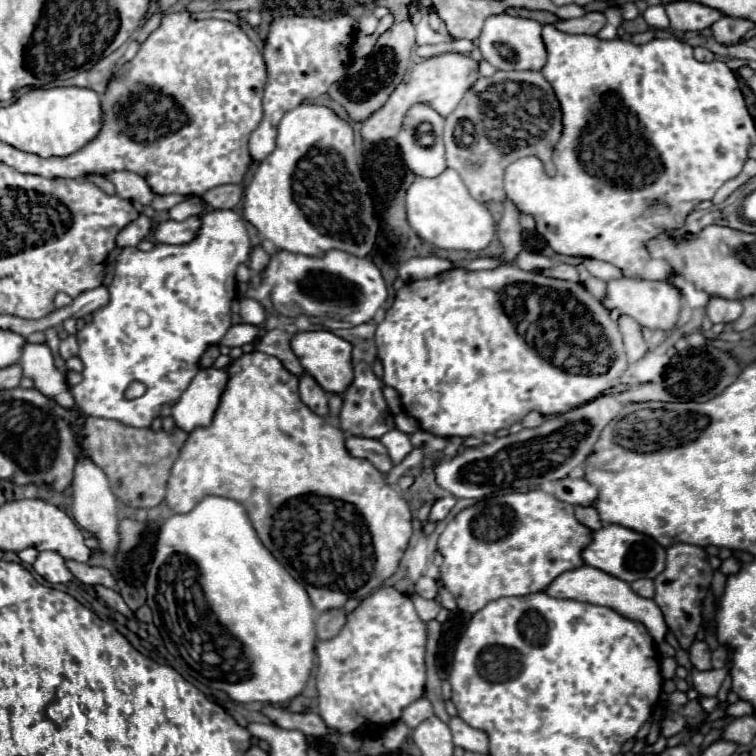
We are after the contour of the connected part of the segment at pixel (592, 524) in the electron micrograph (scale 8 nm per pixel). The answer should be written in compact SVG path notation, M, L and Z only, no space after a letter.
M575 507L575 516L579 522L590 528L592 531L599 530L602 527L599 514L594 507Z

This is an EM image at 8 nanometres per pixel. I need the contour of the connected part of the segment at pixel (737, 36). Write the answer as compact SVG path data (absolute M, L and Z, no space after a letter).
M723 16L721 20L717 20L713 26L711 26L711 32L713 32L713 38L723 44L723 46L731 46L731 44L737 44L741 42L741 38L745 36L745 32L753 28L753 24L749 20L735 20L735 18L727 18Z

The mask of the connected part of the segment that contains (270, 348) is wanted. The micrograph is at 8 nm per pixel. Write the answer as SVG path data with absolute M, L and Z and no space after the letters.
M275 328L275 330L269 330L269 332L261 338L261 344L257 346L257 350L279 358L279 360L283 362L283 366L285 366L289 372L293 372L295 376L303 376L305 370L303 370L299 358L295 358L289 342L291 342L291 334L287 334L287 332L281 330L281 328Z

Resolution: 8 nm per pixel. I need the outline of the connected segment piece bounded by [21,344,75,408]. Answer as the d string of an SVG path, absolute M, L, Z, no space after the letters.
M27 344L21 356L23 374L35 380L35 388L49 398L55 398L61 406L71 408L75 404L65 380L53 364L53 354L47 344Z

